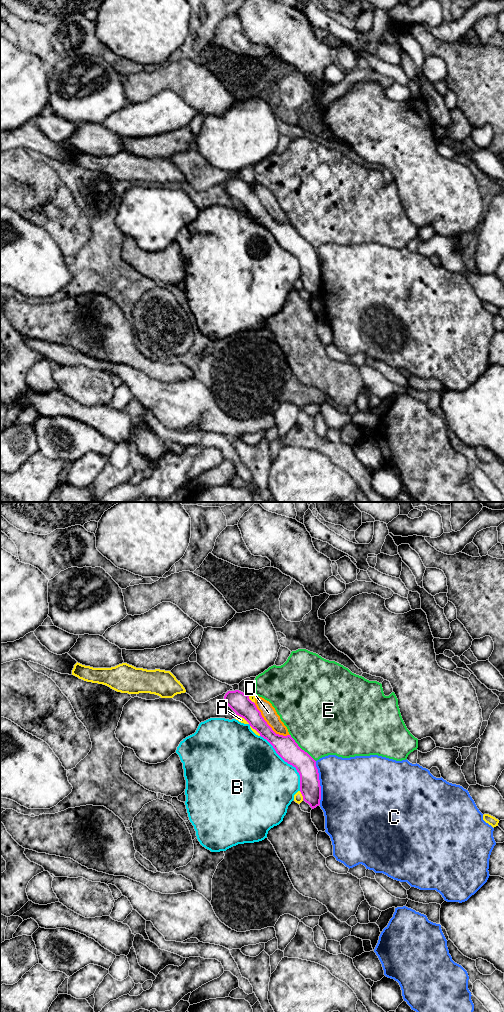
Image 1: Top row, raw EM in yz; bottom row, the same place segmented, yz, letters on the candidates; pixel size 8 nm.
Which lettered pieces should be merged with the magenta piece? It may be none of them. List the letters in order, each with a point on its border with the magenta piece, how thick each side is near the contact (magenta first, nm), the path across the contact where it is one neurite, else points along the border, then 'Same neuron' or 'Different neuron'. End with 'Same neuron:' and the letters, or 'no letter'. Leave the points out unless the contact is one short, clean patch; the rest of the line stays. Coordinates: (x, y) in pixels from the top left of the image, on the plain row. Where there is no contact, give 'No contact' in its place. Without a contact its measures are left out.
A: Touches magenta at yz (302, 283). Thickness 170 nm (magenta) against 80 nm. Different neuron
B: Touches magenta at yz (288, 251). Thickness 180 nm (magenta) against 480 nm. Different neuron
C: Touches magenta at yz (319, 271). Thickness 170 nm (magenta) against 460 nm. Different neuron
D: Touches magenta at yz (268, 213). Thickness 180 nm (magenta) against 120 nm. Different neuron
E: Touches magenta at yz (300, 236). Thickness 180 nm (magenta) against 480 nm. Boundary: yz (290, 222), (294, 229), (315, 249). Different neuron
Same neuron: no letter

